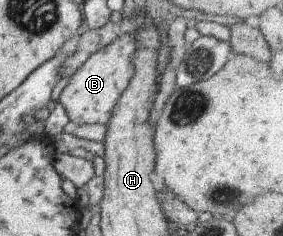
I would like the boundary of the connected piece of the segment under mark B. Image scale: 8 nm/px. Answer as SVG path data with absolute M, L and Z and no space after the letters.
M124 28L110 44L92 53L64 82L60 88L58 102L61 103L69 123L105 124L111 115L121 92L132 76L130 55L135 49L136 29L124 32Z

